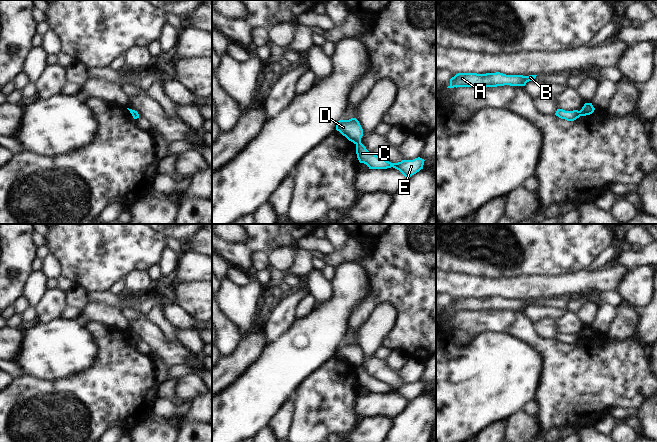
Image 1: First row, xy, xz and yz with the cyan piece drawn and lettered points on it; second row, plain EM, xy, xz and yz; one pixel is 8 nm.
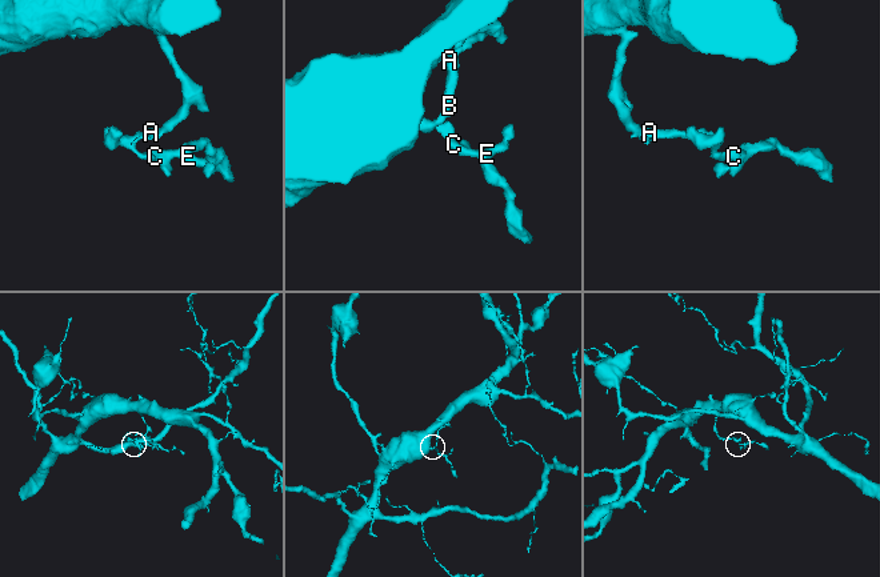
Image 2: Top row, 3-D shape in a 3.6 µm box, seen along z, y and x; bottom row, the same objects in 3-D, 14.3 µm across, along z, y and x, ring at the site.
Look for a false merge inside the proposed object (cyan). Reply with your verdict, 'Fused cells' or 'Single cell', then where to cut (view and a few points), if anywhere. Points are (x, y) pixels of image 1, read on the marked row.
Fused cells. Split along xz (360, 141), (356, 144)

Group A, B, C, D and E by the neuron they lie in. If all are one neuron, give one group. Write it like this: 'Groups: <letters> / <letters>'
Groups: A B D / C E

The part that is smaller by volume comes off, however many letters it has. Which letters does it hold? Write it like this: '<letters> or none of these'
C, E

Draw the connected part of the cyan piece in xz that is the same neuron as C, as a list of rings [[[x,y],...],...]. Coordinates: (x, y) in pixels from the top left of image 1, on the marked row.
[[[360,142],[356,144],[356,154],[360,163],[366,164],[369,169],[387,169],[395,168],[399,170],[408,180],[412,175],[423,169],[424,159],[418,157],[413,160],[402,160],[398,163],[391,163],[383,158],[369,152]]]

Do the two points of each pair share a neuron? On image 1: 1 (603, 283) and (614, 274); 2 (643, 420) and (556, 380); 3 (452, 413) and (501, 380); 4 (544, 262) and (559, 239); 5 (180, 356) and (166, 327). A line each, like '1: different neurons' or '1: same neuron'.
1: same neuron
2: different neurons
3: same neuron
4: same neuron
5: different neurons

